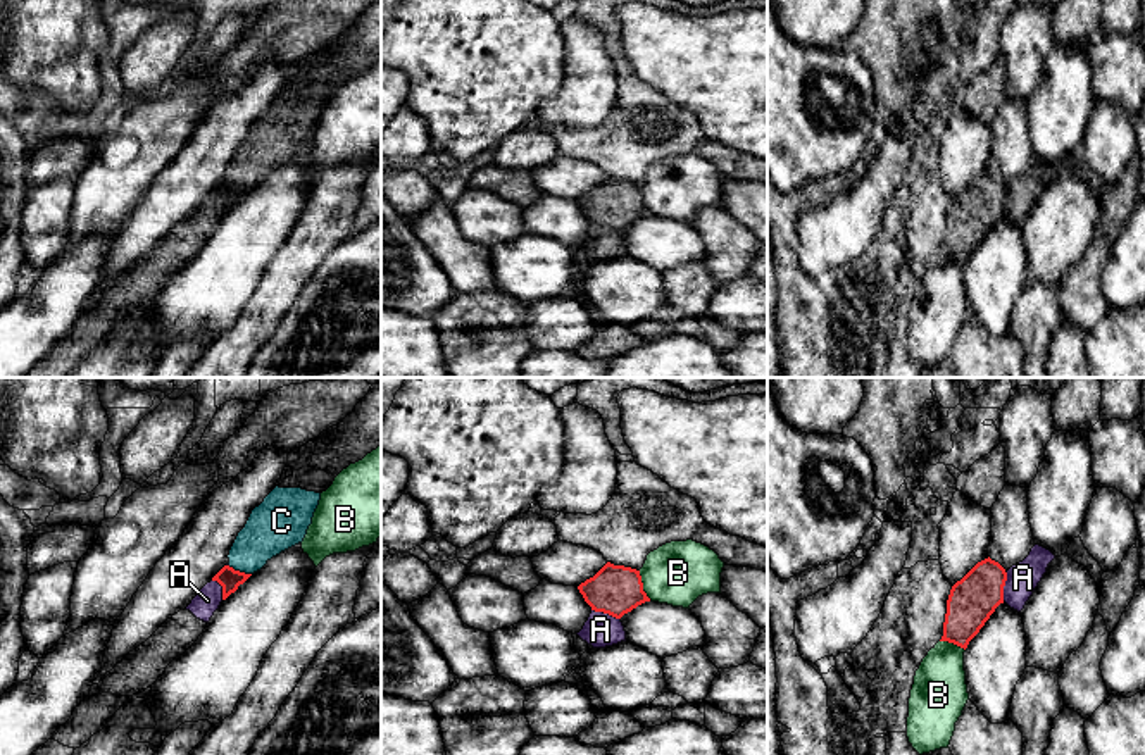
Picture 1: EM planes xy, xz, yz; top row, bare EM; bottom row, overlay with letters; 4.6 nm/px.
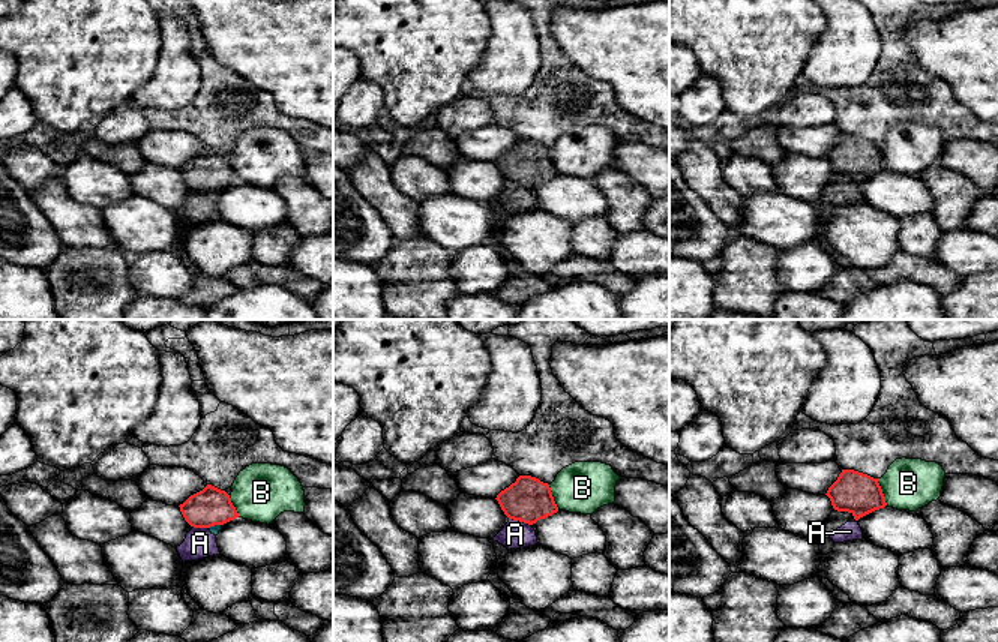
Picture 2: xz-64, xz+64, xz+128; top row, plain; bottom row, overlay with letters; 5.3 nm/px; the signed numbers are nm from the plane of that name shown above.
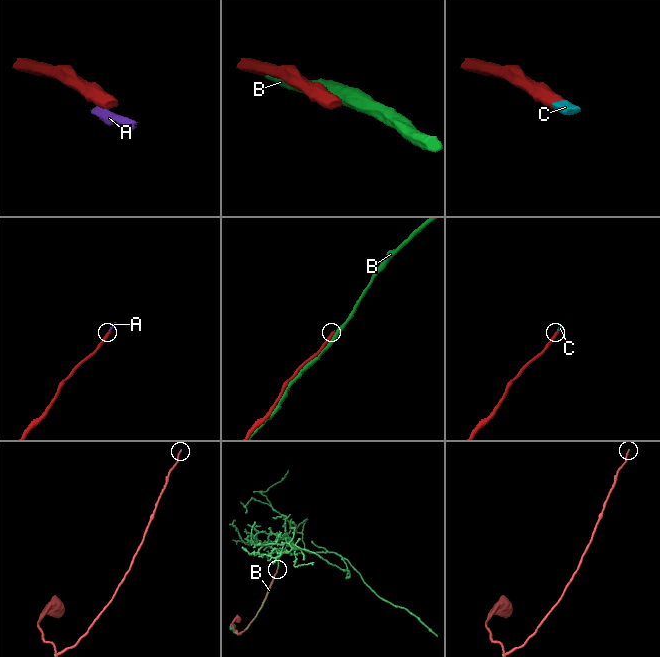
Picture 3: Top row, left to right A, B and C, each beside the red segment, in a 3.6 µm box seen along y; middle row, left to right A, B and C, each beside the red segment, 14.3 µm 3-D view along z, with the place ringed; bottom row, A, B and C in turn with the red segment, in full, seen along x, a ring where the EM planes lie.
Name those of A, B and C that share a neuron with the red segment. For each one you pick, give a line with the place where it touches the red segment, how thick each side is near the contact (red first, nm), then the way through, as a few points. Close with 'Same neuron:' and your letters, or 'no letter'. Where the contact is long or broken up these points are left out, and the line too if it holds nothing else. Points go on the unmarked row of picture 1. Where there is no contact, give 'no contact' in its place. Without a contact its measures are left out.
C: meets red in xy at (238, 185); 100 nm thick on the red side, 220 nm on the other; runs through xy (228, 192), (238, 185), (245, 171), (269, 143)
Same neuron: C

